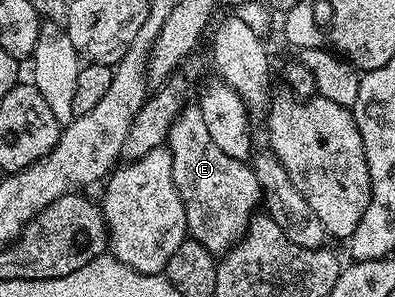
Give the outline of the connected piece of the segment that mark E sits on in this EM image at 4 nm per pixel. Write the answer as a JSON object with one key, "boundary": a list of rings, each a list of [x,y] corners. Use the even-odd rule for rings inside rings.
{"boundary":[[[190,103],[178,114],[172,123],[168,136],[168,148],[172,161],[172,179],[176,183],[176,191],[185,207],[187,234],[195,241],[204,244],[210,253],[225,254],[243,236],[251,217],[262,201],[262,188],[256,179],[253,168],[246,161],[237,161],[232,155],[224,155],[216,143],[212,143],[212,135],[208,135],[208,127],[204,123],[204,115],[197,104]]]}

